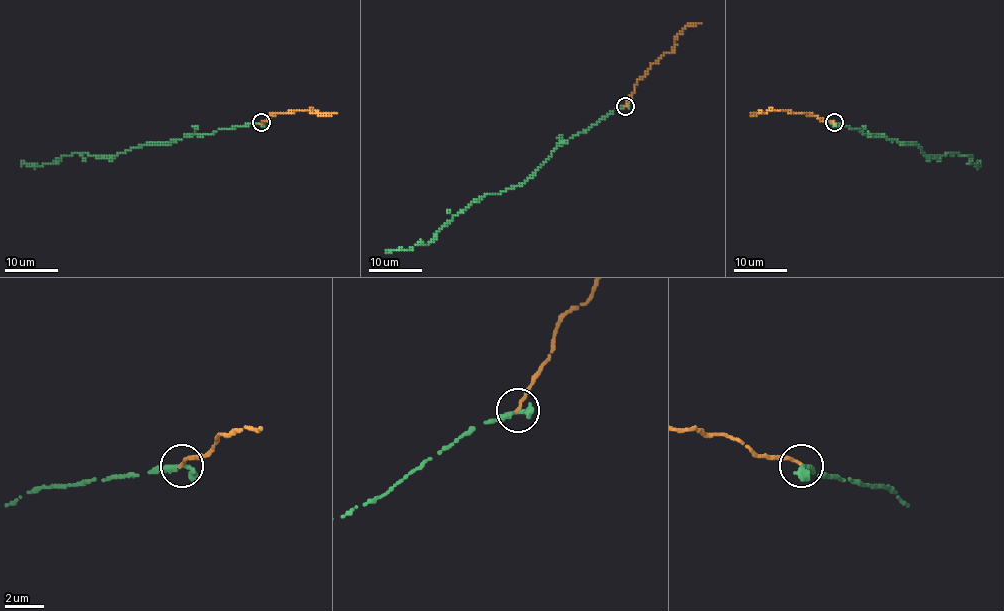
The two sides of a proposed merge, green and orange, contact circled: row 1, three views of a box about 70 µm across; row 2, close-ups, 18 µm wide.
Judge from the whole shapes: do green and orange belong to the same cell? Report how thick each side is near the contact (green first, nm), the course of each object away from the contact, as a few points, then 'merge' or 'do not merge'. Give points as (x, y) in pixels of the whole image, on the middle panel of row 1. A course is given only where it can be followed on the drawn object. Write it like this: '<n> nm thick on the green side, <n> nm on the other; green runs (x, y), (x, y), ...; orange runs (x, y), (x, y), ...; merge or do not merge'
440 nm thick on the green side, 180 nm on the other; green runs (625, 106), (612, 110), (587, 130), (563, 141), (524, 183), (471, 203), (429, 243), (385, 252); orange runs (625, 106), (636, 82), (663, 54), (671, 52), (676, 36), (687, 26), (702, 22); merge

